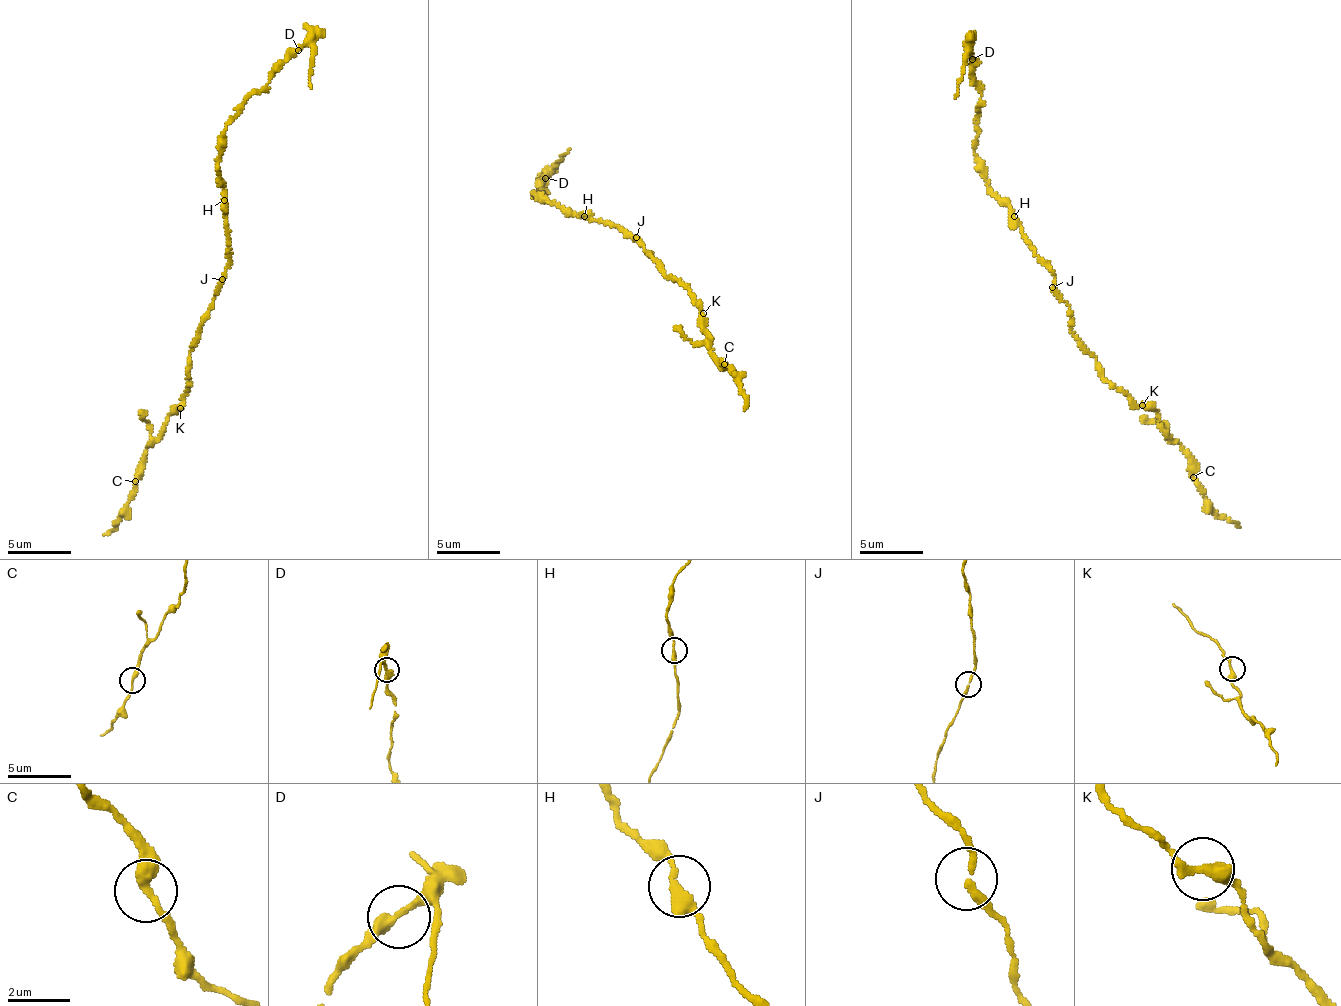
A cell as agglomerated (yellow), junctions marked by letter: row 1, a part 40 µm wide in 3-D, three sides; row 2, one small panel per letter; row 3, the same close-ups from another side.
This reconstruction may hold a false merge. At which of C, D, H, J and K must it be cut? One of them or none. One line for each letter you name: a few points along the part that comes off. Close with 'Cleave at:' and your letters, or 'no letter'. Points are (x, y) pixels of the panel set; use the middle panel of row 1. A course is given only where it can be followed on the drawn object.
D: Course of the part to remove: (544, 179), (570, 149)
Cleave at: D

